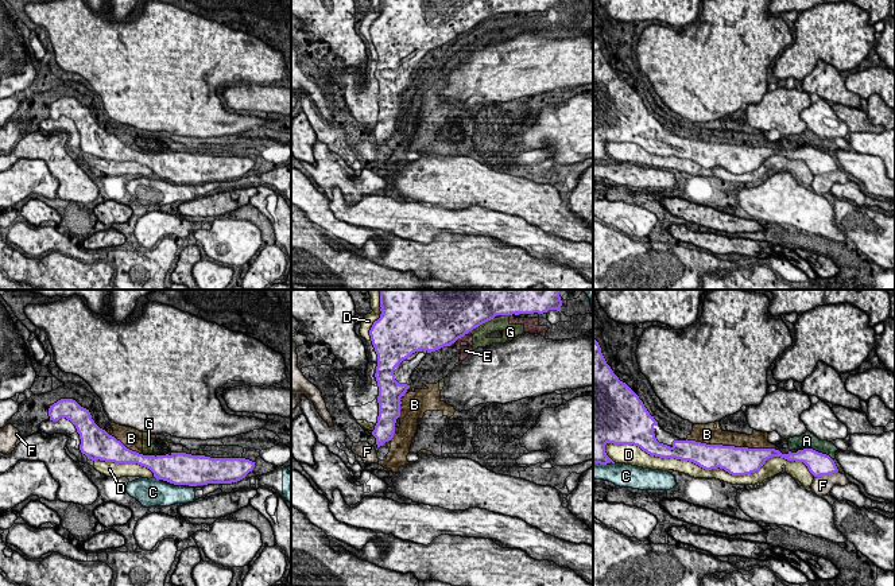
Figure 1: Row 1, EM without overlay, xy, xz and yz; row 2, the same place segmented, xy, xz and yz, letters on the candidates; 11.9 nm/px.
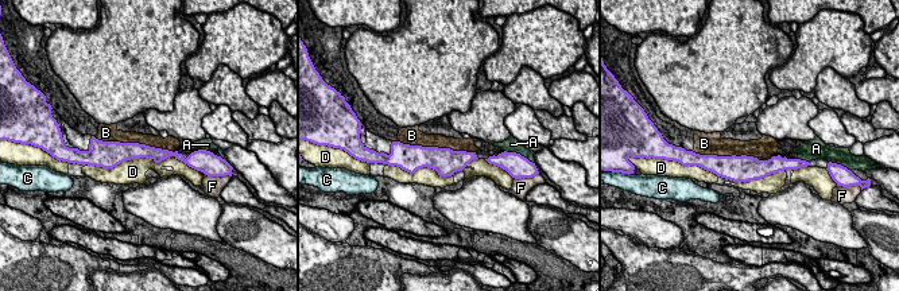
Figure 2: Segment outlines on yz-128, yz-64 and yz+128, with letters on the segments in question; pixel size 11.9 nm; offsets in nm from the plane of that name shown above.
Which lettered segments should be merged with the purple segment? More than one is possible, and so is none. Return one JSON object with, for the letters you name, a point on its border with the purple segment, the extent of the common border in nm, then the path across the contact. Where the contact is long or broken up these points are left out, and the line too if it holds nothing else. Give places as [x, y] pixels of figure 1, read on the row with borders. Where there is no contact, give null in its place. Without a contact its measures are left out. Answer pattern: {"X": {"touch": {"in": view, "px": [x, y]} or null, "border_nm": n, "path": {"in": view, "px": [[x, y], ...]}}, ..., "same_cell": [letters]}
{"same_cell": []}

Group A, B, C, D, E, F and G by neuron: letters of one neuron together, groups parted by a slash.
A B E G / C / D / F

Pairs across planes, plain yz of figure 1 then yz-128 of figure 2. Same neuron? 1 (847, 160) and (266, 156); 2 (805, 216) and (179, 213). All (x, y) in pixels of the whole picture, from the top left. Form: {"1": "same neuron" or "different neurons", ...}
{"1": "different neurons", "2": "same neuron"}

